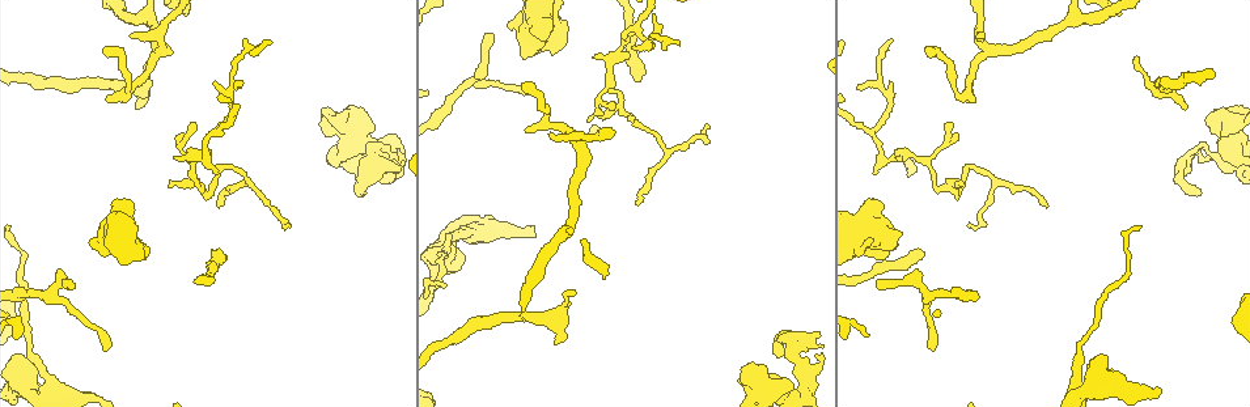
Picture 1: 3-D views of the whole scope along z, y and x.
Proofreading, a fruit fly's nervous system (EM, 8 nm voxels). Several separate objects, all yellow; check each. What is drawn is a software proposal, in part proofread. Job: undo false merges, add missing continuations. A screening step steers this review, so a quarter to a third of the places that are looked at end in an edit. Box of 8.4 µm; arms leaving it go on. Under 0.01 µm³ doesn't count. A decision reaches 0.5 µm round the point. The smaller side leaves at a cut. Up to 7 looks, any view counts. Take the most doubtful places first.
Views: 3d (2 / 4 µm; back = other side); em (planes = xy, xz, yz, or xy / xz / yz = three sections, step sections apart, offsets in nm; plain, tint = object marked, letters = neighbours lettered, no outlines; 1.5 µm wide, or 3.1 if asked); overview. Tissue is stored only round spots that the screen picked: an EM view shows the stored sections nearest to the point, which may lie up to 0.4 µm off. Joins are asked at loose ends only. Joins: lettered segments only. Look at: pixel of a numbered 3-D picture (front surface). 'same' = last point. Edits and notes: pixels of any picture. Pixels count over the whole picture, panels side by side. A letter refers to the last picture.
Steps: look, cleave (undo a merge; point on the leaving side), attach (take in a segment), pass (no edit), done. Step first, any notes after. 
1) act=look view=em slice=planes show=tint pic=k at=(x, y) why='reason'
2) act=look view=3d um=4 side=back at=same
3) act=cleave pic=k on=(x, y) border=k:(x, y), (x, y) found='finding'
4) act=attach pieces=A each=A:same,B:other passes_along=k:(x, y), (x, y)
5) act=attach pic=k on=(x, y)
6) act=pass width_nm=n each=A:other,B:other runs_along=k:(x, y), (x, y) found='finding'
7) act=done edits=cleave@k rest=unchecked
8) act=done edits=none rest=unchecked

act=look view=em slice=planes show=letters pic=1 at=(138, 106) why='an open end'

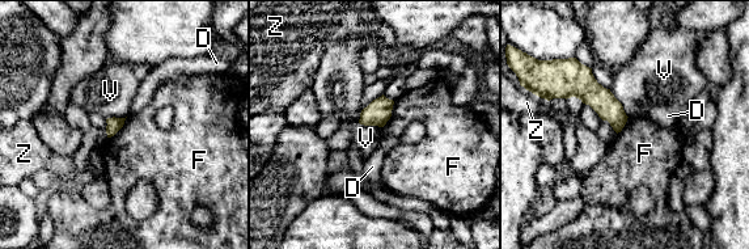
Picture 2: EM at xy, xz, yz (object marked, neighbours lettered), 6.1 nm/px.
act=pass each=D:other,F:other,V:other,Z:other border=2:(394, 101), (392, 115), (381, 127) found='none of them fits'

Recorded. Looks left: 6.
act=look view=em slice=planes show=letters pic=1 at=(103, 52) why='branch stops here'

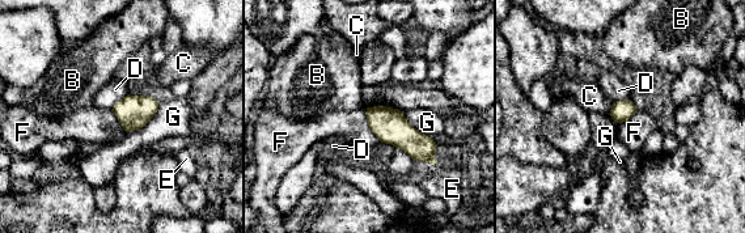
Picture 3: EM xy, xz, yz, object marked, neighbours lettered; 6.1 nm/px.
act=pass each=B:other,C:other,D:other,E:other,F:other,G:other border=3:(365, 109), (368, 127), (381, 142) found='none of them fits'

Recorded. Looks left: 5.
act=look view=em slice=planes show=letters pic=1 at=(964, 187) why='branch stops here'

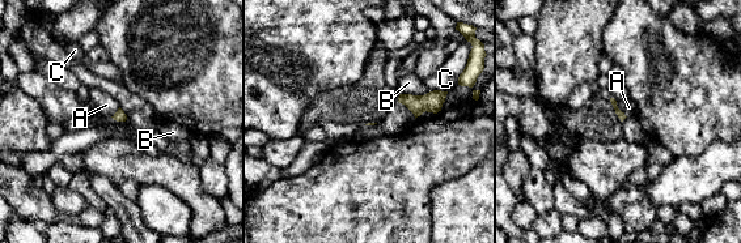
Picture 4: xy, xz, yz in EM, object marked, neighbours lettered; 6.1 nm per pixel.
act=pass each=A:other,B:other,C:other border=4:(615, 102), (617, 107), (626, 116) found='no lettered segment goes on from it'

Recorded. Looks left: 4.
act=done edits=none rest=unchecked

